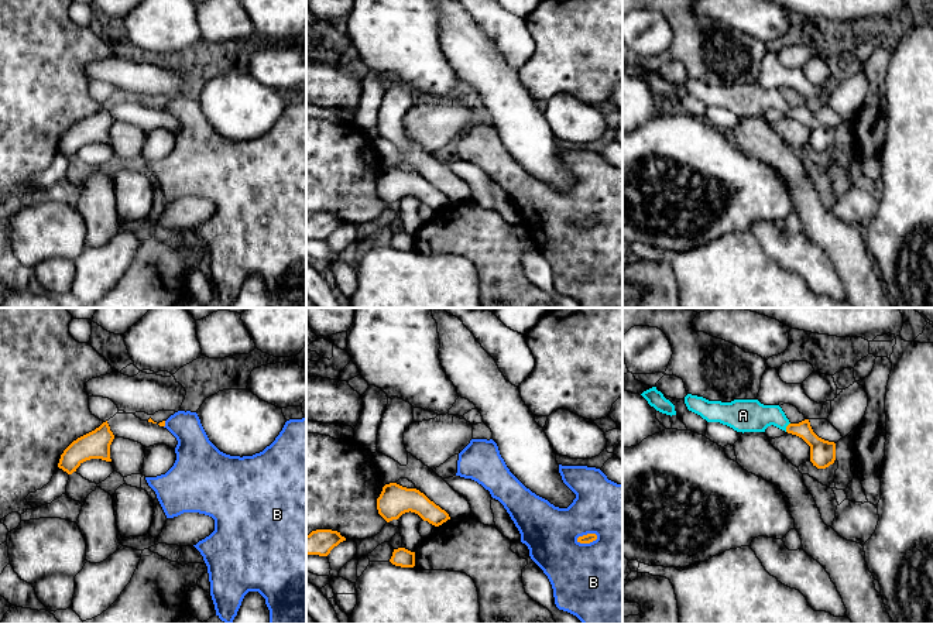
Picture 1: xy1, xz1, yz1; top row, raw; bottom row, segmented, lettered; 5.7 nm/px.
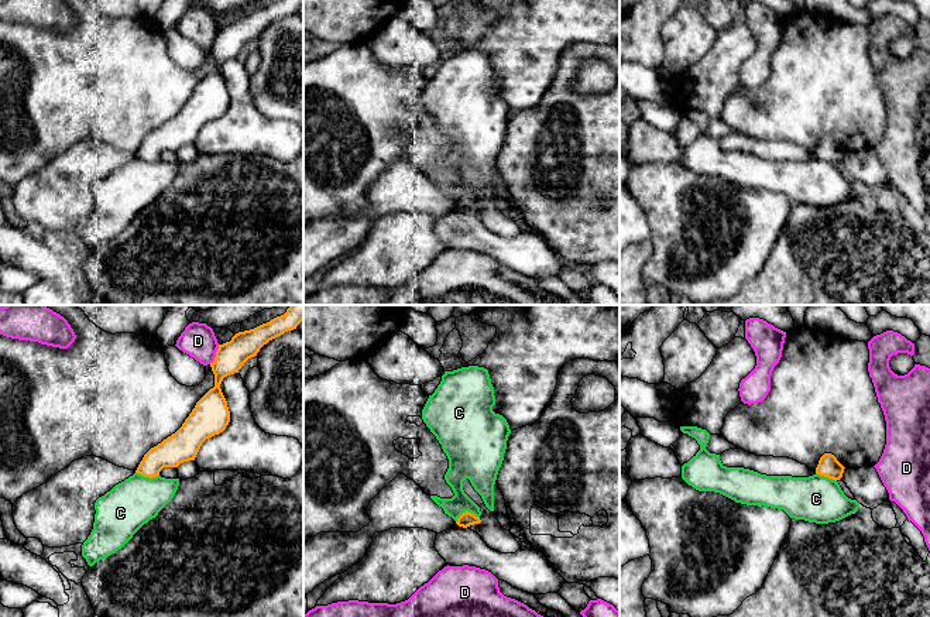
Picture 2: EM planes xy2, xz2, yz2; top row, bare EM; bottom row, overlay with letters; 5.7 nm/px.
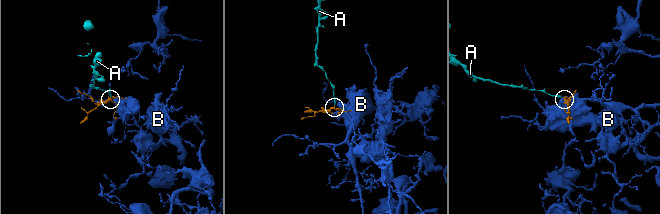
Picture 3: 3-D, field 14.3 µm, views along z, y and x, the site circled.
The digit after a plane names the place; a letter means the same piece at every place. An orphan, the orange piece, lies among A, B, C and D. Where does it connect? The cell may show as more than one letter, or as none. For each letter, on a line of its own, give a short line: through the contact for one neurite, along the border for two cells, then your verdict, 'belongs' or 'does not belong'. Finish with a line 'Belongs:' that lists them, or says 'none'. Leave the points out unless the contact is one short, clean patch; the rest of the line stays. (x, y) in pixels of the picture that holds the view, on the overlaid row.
A: line yz1 (822, 452), (802, 429), (786, 427), (774, 415), (744, 415); belongs
B: does not belong
C: line xz2 (479, 517), (464, 511), (456, 521); does not belong
D: does not belong
Belongs: A

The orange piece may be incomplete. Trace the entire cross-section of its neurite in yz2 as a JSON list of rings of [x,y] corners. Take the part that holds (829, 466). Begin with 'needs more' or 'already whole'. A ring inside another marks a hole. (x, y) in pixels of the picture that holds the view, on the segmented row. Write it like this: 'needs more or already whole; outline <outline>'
already whole; outline [[[824,453],[819,460],[816,473],[837,481],[843,477],[844,469],[845,467],[837,460],[834,455]]]

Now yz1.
needs more; outline [[[687,394],[685,404],[689,411],[707,422],[720,422],[737,432],[765,432],[771,425],[802,438],[810,446],[810,462],[826,469],[836,460],[836,443],[819,438],[809,419],[790,424],[779,405],[764,405],[758,400],[734,400],[731,402],[709,401]]]

